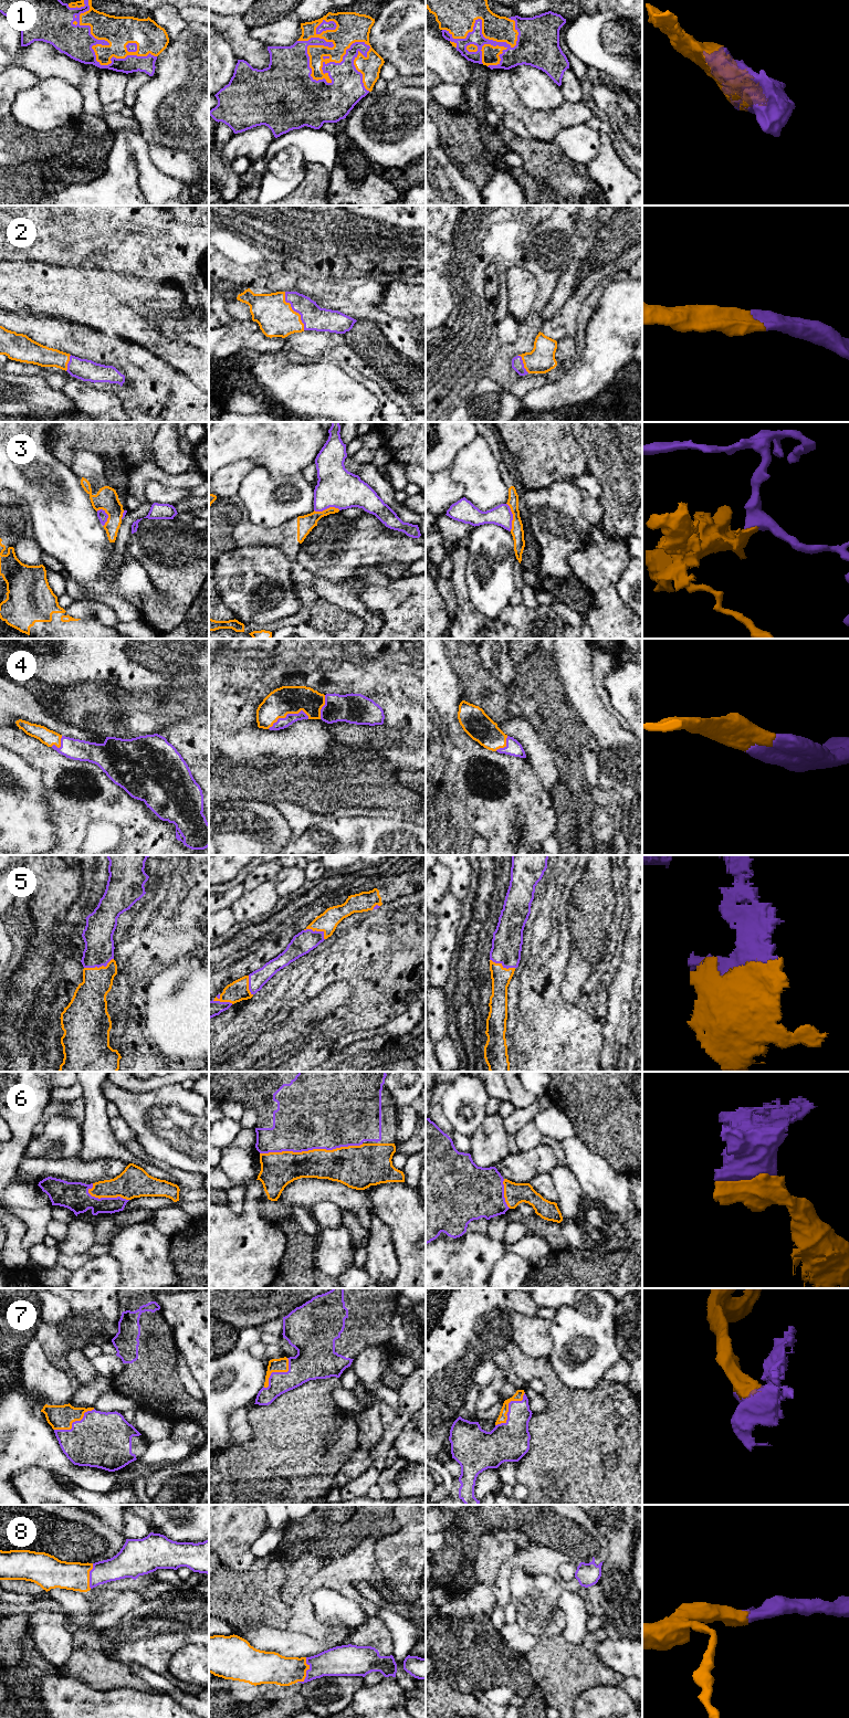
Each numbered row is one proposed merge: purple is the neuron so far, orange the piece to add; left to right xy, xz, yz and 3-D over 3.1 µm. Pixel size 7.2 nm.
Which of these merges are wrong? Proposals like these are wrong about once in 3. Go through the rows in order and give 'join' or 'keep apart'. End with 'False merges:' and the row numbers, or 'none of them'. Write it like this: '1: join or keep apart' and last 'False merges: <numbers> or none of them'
1: join
2: join
3: join
4: join
5: join
6: join
7: join
8: join
False merges: none of them

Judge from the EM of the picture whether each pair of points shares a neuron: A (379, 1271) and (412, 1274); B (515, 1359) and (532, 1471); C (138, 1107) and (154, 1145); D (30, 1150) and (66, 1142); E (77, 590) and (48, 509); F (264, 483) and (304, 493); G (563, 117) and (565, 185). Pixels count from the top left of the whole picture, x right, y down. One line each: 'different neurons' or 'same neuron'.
A: different neurons
B: same neuron
C: same neuron
D: same neuron
E: different neurons
F: same neuron
G: different neurons

